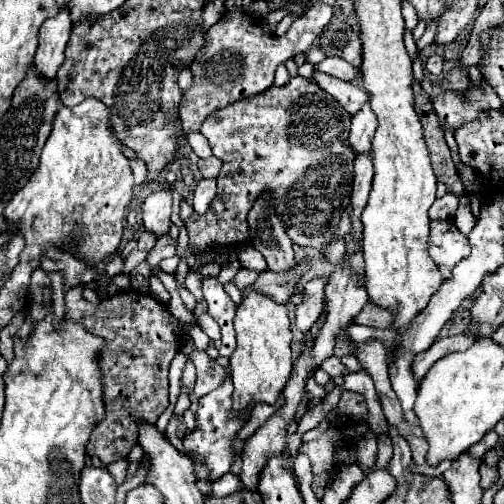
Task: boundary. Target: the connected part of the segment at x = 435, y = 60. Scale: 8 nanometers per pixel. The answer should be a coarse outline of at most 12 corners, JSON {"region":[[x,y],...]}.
{"region":[[431,55],[425,69],[431,75],[441,75],[445,59]]}

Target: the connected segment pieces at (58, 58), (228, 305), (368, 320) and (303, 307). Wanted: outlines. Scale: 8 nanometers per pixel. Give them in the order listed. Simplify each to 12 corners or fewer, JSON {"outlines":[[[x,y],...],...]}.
{"outlines":[[[71,11],[39,29],[35,69],[51,79],[63,63],[71,31]],[[213,275],[203,277],[207,311],[221,325],[219,355],[235,351],[235,303]],[[367,301],[357,315],[359,325],[385,329],[391,315]],[[325,277],[311,279],[295,325],[307,333],[323,307]]]}

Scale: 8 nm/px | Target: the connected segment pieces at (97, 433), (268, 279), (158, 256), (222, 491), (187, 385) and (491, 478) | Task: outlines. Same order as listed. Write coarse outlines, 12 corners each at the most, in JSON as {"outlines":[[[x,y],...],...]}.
{"outlines":[[[65,295],[105,339],[105,421],[87,443],[125,459],[169,405],[181,323],[153,295]],[[297,259],[285,273],[259,273],[253,289],[287,303],[311,259]],[[161,235],[147,253],[147,263],[157,267],[165,257],[175,255],[177,243]],[[225,473],[211,483],[211,495],[227,495],[243,487],[241,479]],[[187,363],[181,375],[181,389],[189,393],[197,379],[195,367]],[[481,465],[481,489],[497,481],[497,467]]]}

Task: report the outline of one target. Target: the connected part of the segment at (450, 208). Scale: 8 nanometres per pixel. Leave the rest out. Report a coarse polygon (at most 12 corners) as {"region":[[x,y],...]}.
{"region":[[457,195],[437,199],[431,219],[451,219],[457,211]]}

